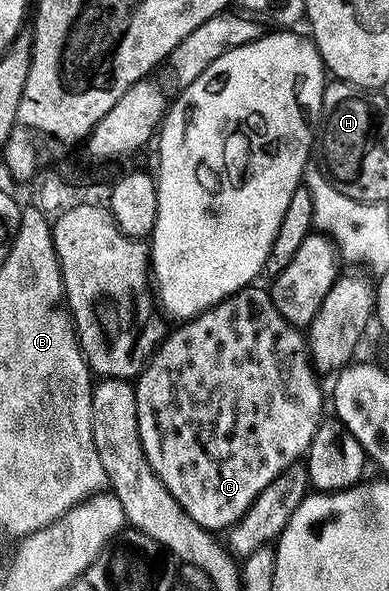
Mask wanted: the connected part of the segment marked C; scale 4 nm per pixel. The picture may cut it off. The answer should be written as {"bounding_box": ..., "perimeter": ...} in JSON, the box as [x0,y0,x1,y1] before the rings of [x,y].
{"bounding_box":[135,283,327,531],"perimeter":[[[257,283],[247,285],[210,309],[203,310],[197,317],[178,324],[178,329],[174,333],[172,330],[158,345],[144,371],[135,379],[135,411],[139,415],[139,443],[143,443],[143,455],[147,455],[147,463],[151,463],[151,471],[155,471],[163,487],[175,495],[174,504],[183,507],[199,527],[210,531],[225,531],[236,524],[273,479],[308,454],[311,439],[315,439],[315,431],[323,420],[321,412],[327,409],[327,397],[321,394],[321,385],[317,382],[319,374],[313,367],[313,358],[309,356],[306,334],[279,313],[272,302],[270,290],[259,286]]]}

